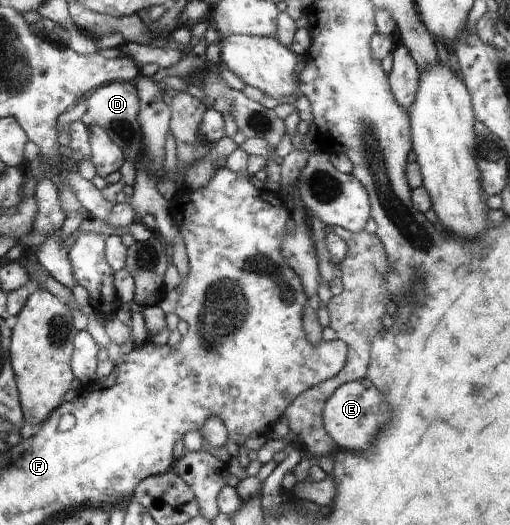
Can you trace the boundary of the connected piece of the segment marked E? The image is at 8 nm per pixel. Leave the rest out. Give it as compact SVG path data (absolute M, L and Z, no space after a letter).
M365 377L361 381L344 383L329 396L323 409L323 427L339 449L367 451L371 441L375 441L379 427L385 423L385 415L387 415L385 397Z

